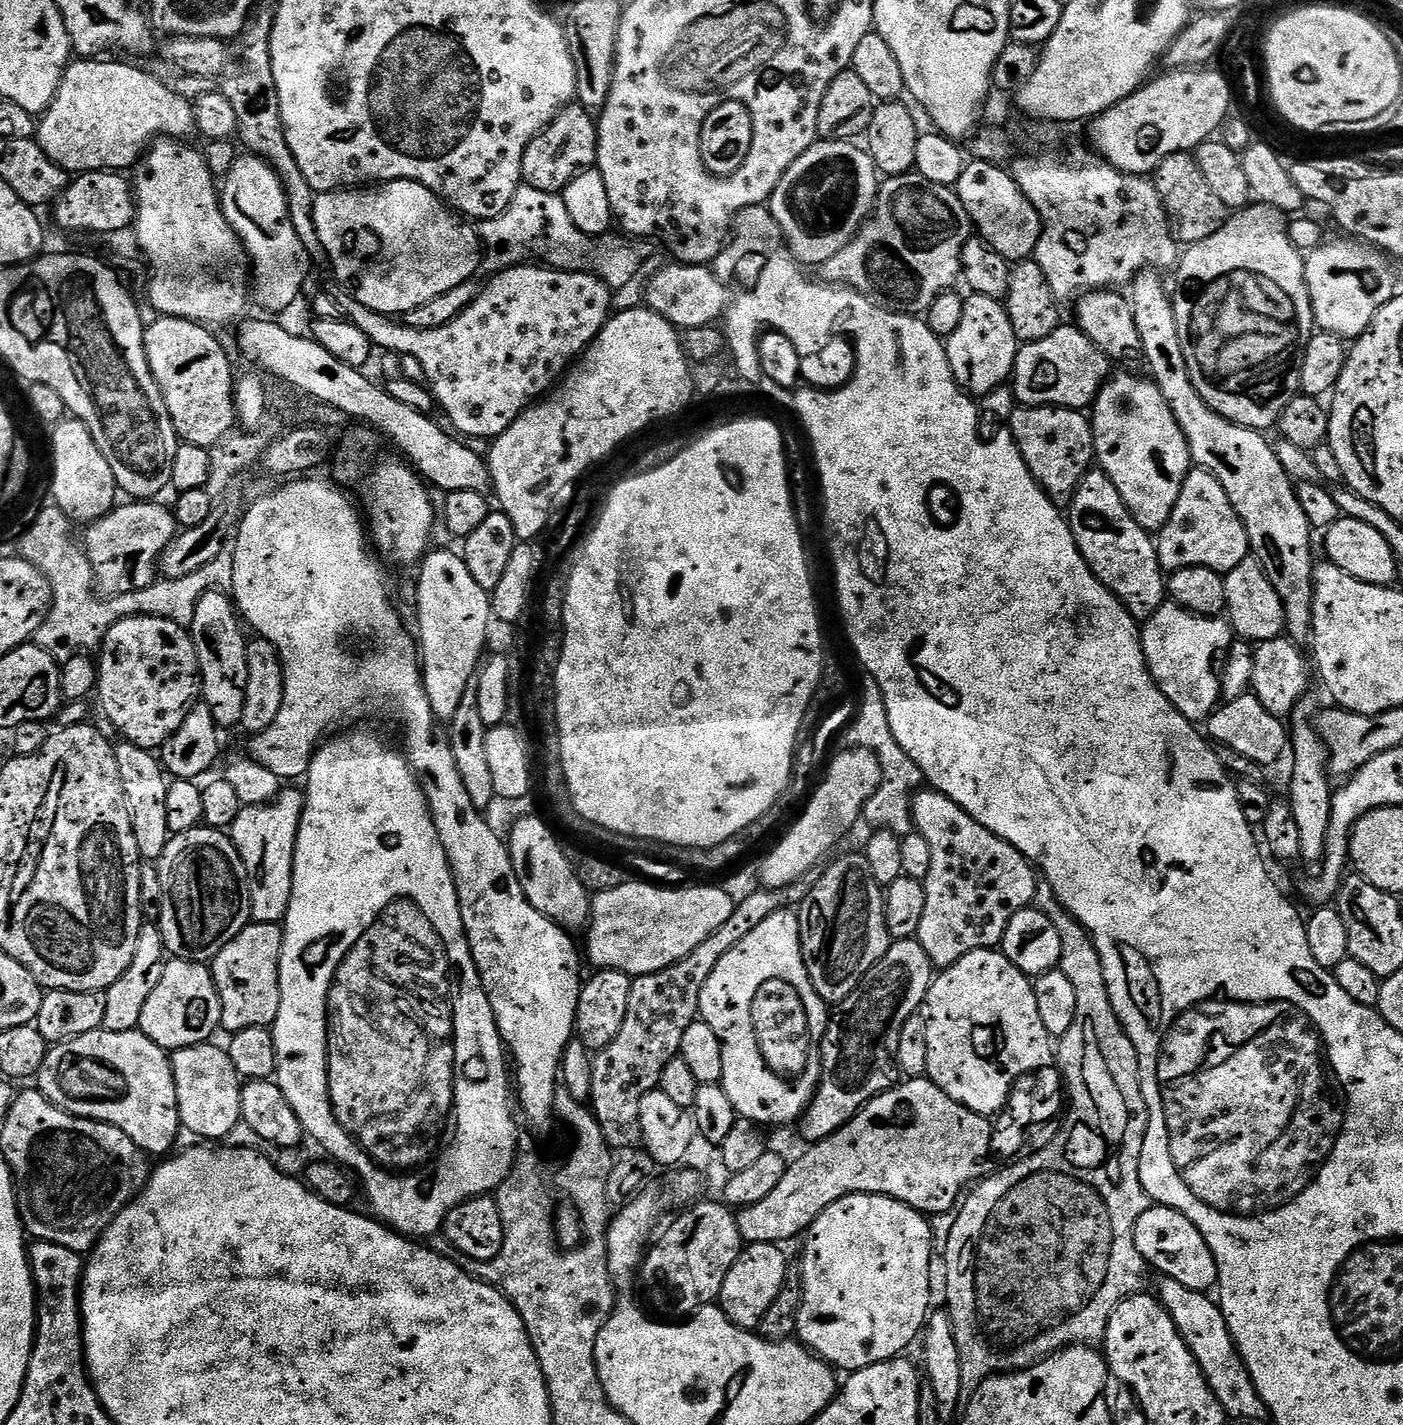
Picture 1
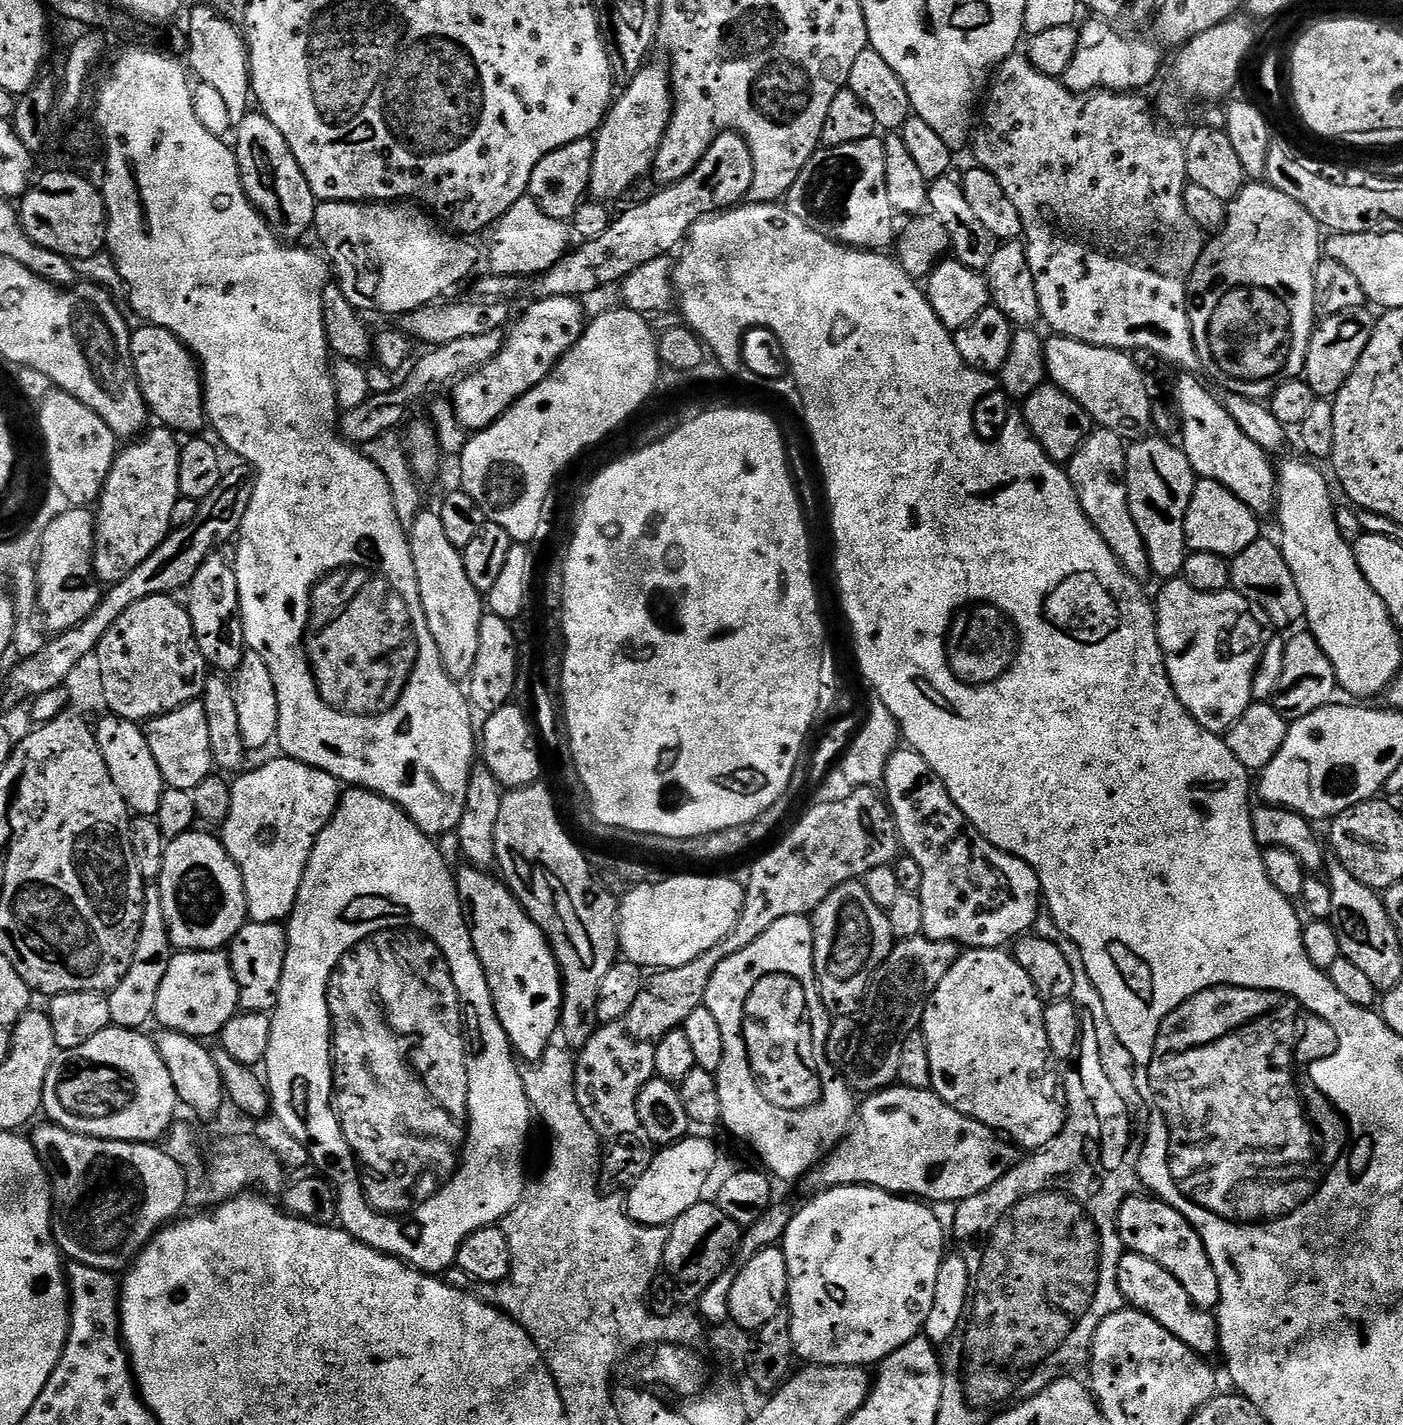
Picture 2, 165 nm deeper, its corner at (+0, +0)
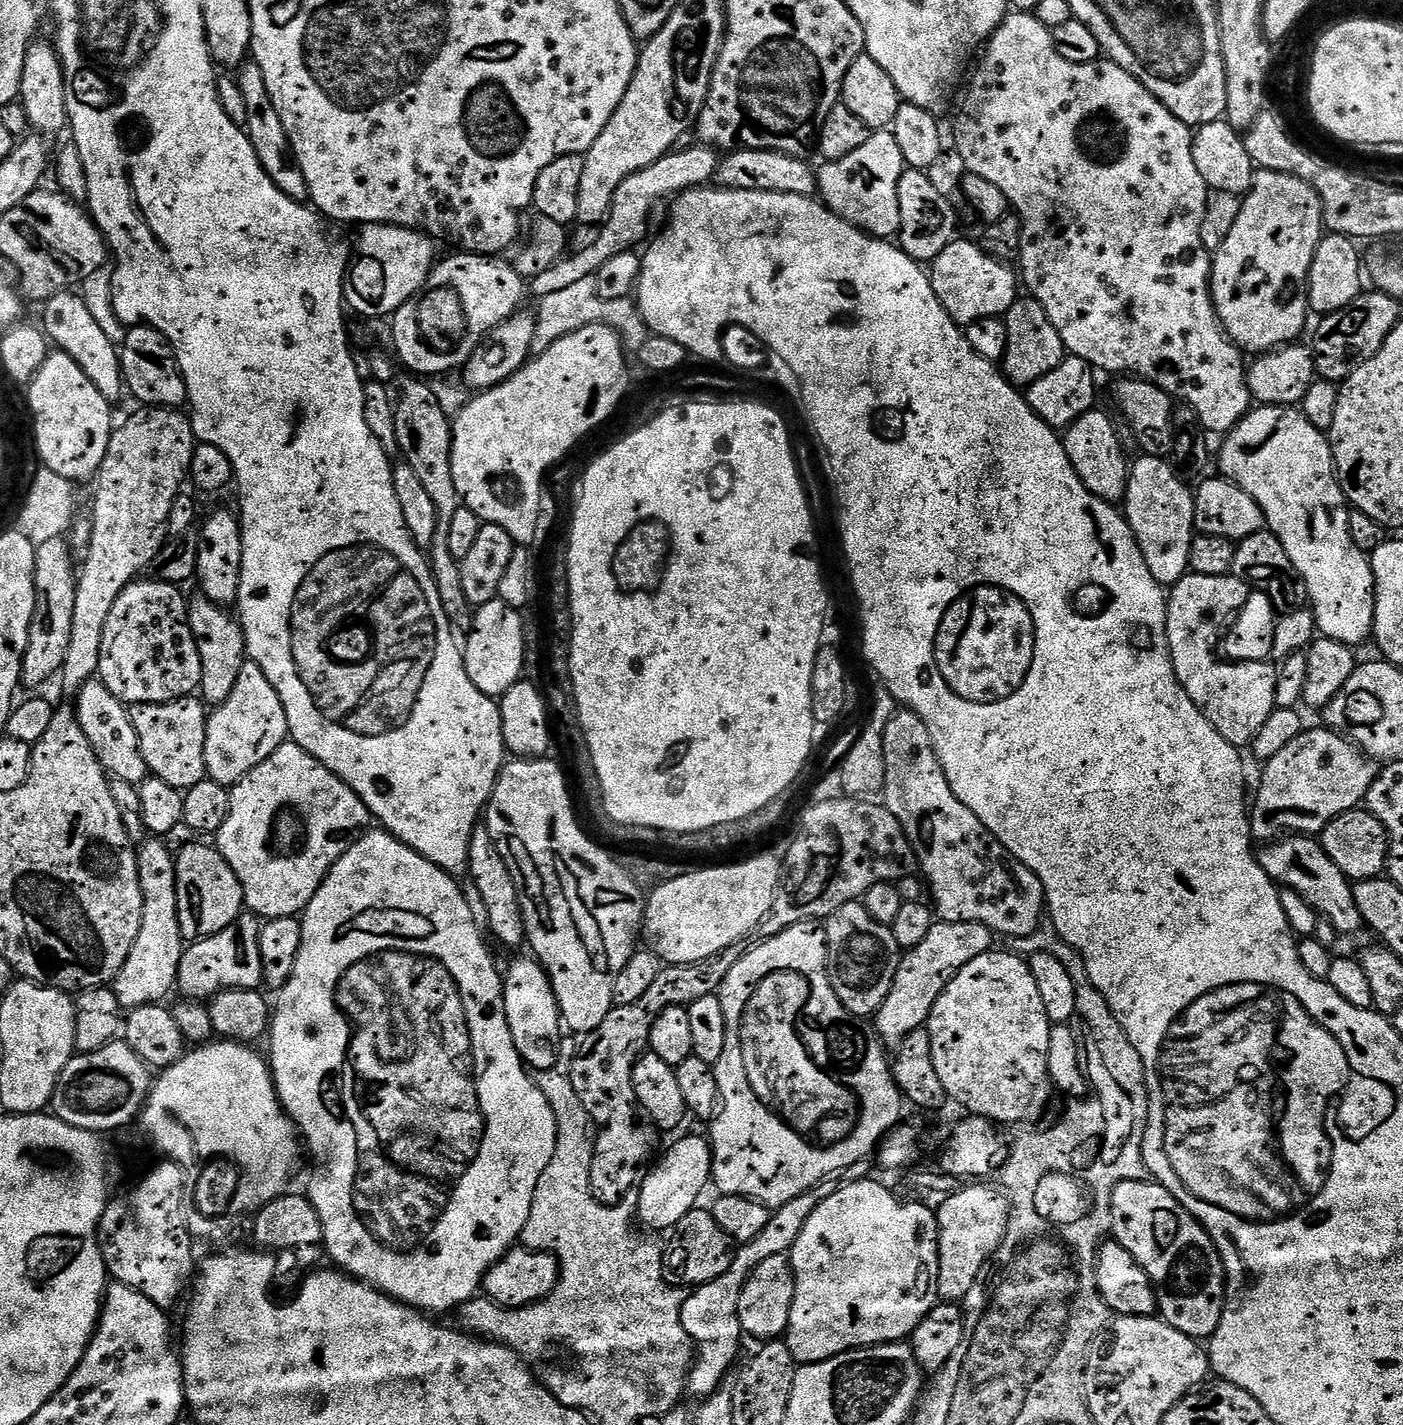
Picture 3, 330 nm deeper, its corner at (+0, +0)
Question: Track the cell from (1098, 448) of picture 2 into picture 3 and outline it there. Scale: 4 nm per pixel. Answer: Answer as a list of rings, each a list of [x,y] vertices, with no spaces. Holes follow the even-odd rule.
[[[1101,410],[1082,414],[1063,433],[1064,449],[1086,490],[1108,503],[1119,505],[1128,489],[1129,457],[1124,457],[1124,448],[1120,445],[1120,436],[1116,433],[1116,424]]]

